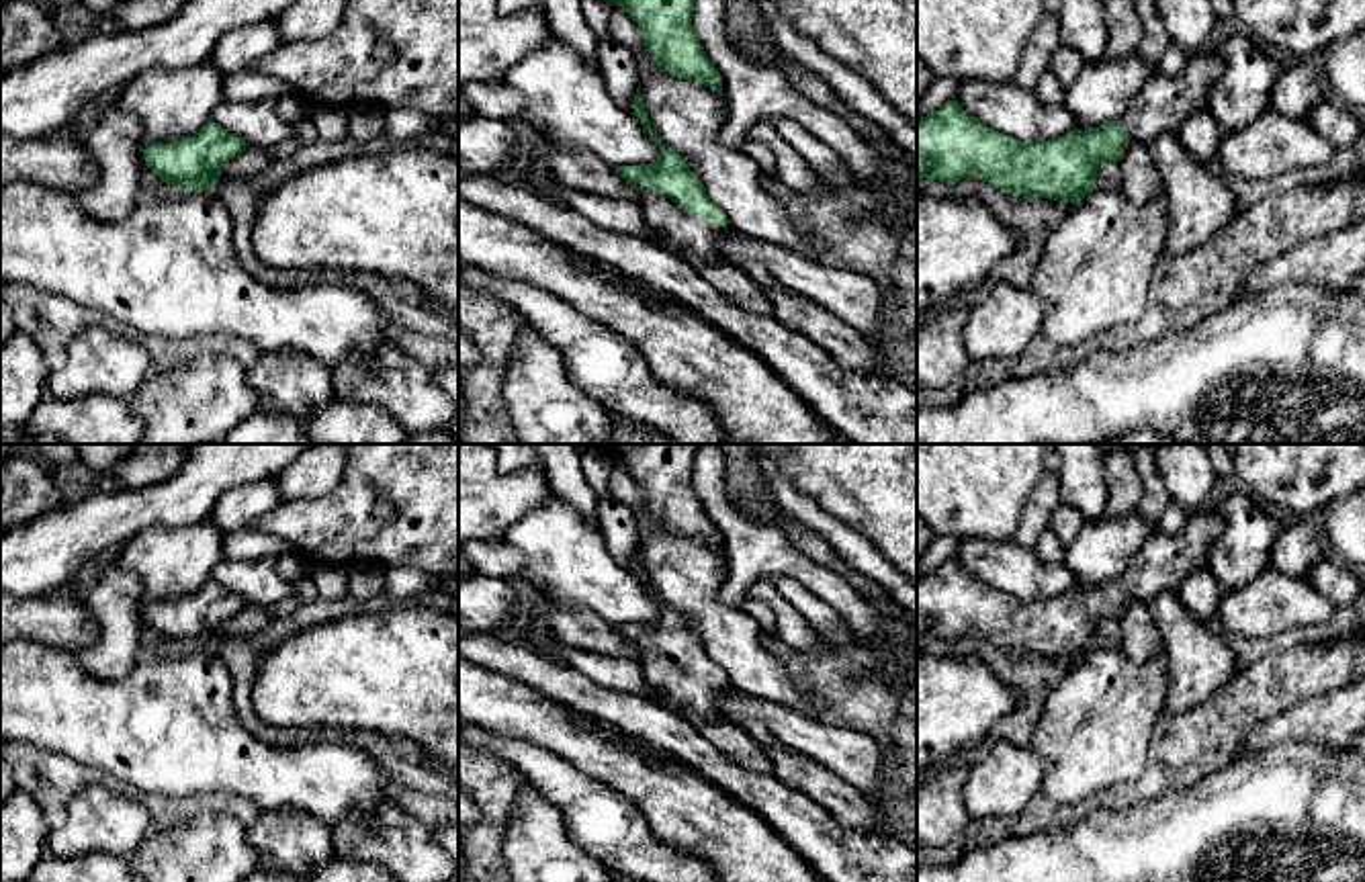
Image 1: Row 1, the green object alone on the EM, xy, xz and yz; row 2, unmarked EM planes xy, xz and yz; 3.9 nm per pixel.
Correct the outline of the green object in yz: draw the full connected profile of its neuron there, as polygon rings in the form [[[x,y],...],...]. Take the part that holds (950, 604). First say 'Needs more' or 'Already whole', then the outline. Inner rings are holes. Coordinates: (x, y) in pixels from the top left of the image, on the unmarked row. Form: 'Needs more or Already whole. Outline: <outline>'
Needs more. Outline: [[[1209,503],[1191,514],[1179,534],[1154,532],[1119,579],[1031,602],[986,585],[950,559],[917,575],[917,634],[950,645],[974,634],[1009,653],[1078,663],[1095,647],[1101,622],[1121,618],[1128,598],[1148,604],[1207,567],[1209,546],[1222,530],[1224,516]]]

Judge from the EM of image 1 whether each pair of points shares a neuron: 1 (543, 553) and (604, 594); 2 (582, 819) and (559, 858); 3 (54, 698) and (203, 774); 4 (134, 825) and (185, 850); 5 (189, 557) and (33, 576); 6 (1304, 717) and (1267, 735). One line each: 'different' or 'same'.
1: same
2: different
3: same
4: different
5: different
6: same

